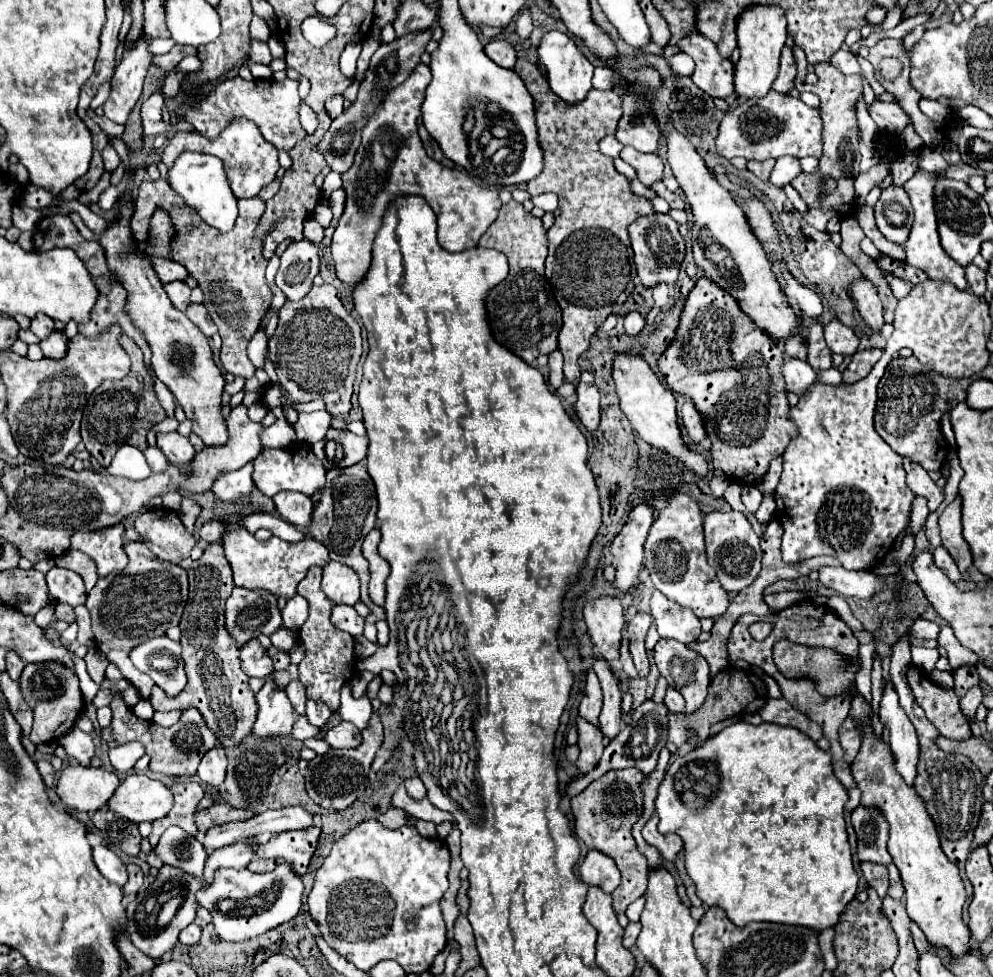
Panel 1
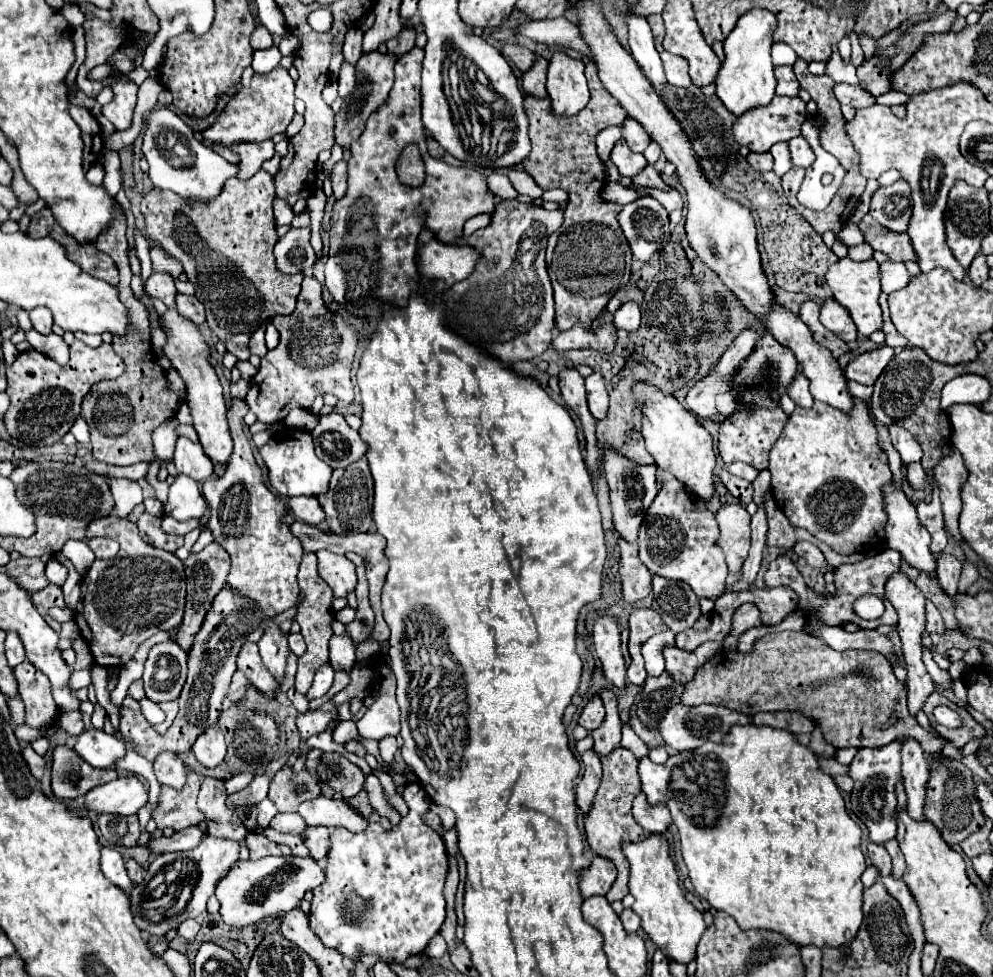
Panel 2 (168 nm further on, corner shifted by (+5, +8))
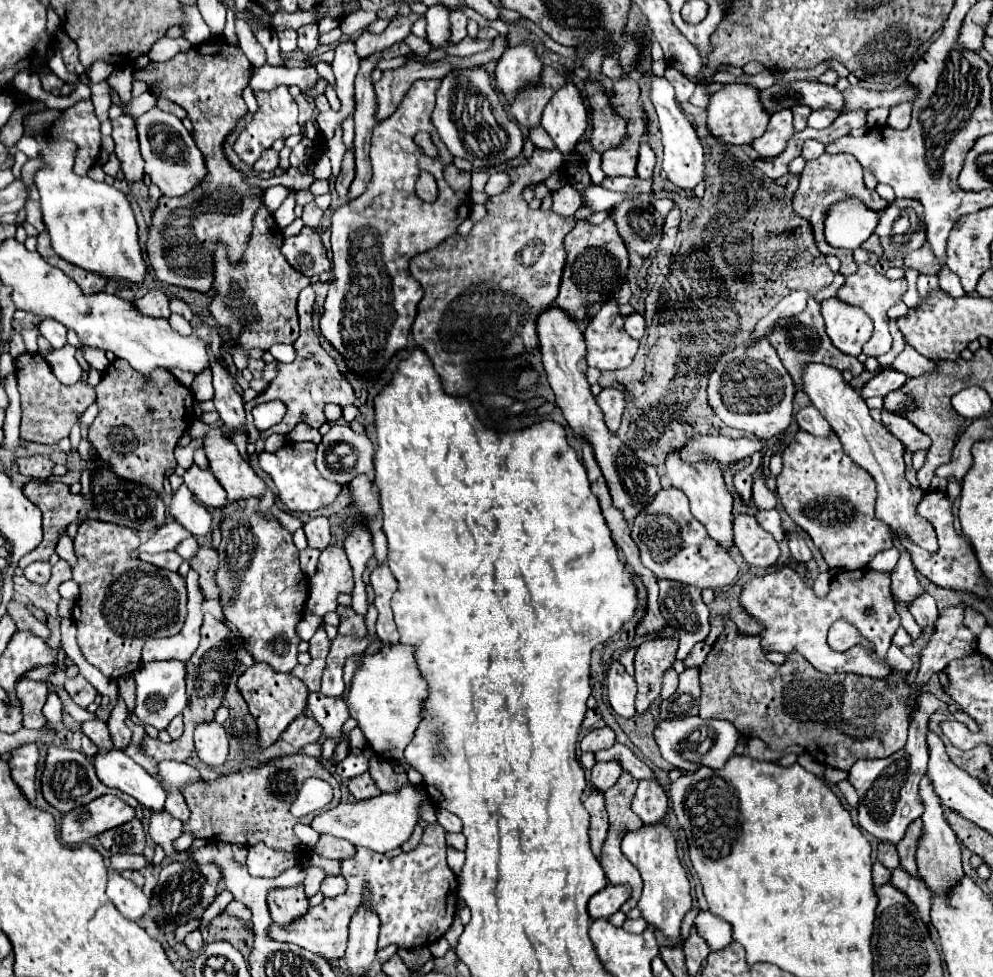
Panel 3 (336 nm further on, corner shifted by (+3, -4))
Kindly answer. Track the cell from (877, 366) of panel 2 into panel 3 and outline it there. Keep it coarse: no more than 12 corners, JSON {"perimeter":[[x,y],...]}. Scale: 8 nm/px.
{"perimeter":[[882,369],[860,395],[886,397],[908,377],[896,369]]}

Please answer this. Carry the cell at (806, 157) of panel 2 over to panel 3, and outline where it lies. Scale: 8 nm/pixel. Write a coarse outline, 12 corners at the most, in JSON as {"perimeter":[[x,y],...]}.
{"perimeter":[[806,141],[802,157],[806,161],[818,159],[824,153],[824,143]]}

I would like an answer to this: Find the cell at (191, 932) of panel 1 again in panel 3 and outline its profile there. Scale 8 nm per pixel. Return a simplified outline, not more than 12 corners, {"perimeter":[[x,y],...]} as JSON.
{"perimeter":[[200,931],[188,933],[184,939],[190,951],[200,951],[204,945]]}

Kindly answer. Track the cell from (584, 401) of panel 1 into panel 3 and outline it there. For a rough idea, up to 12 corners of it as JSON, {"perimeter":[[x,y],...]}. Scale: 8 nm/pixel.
{"perimeter":[[604,387],[596,403],[606,427],[616,433],[624,411],[624,395]]}

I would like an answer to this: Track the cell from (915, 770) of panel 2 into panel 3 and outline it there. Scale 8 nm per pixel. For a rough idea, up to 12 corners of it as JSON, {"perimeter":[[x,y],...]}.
{"perimeter":[[928,775],[920,779],[916,863],[946,893],[964,875],[960,845]]}

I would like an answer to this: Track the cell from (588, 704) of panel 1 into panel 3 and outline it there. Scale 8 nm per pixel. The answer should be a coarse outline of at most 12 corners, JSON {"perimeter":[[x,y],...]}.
{"perimeter":[[610,727],[592,729],[582,741],[582,751],[600,751],[614,745]]}

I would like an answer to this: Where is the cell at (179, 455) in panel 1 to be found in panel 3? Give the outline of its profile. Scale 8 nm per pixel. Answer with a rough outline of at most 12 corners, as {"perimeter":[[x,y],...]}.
{"perimeter":[[186,469],[184,485],[206,507],[222,507],[224,489],[210,469]]}

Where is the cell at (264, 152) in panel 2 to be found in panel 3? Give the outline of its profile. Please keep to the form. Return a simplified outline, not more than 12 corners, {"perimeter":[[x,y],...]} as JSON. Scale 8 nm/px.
{"perimeter":[[268,149],[254,163],[256,171],[274,171],[278,167],[278,153]]}

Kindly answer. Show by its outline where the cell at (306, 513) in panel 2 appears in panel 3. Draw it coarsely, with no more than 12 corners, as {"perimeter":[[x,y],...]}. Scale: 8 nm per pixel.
{"perimeter":[[326,517],[304,523],[308,545],[320,551],[330,543]]}

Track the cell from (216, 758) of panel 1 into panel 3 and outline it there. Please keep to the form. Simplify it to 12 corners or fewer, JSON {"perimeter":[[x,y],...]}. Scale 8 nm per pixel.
{"perimeter":[[216,721],[196,727],[200,761],[222,767],[228,737]]}

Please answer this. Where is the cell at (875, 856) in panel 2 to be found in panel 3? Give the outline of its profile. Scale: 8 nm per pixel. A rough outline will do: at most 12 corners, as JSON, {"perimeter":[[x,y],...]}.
{"perimeter":[[890,843],[878,845],[878,861],[886,869],[898,867],[896,847]]}

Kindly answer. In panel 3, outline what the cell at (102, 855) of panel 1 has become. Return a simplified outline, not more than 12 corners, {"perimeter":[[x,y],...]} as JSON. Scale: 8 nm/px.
{"perimeter":[[108,871],[108,893],[116,909],[138,921],[150,907],[144,891]]}

